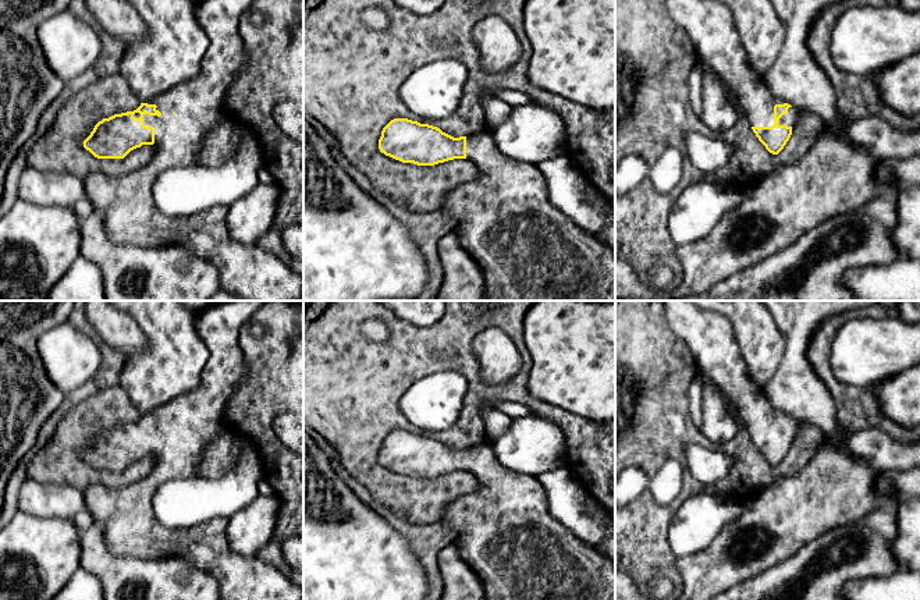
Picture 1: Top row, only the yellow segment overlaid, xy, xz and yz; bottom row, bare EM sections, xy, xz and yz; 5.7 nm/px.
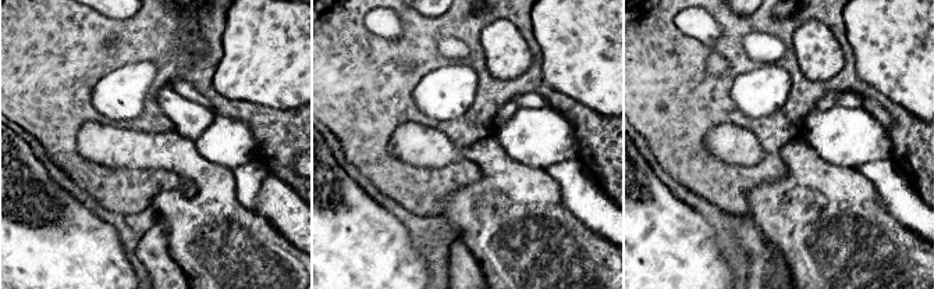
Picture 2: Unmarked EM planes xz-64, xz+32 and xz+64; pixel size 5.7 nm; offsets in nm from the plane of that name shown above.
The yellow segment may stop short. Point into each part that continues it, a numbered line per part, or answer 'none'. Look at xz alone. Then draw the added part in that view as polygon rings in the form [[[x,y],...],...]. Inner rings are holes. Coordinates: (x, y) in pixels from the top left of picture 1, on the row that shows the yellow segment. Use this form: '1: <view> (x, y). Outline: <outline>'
1: xz (528, 249). Outline: [[[489,129],[466,136],[466,160],[476,166],[477,177],[451,189],[445,195],[440,210],[454,220],[461,245],[482,269],[486,301],[615,301],[615,251],[597,235],[583,230],[550,202],[547,181],[539,166],[522,163],[502,155]]]

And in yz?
1: yz (709, 24). Outline: [[[665,0],[665,6],[672,21],[685,31],[706,65],[736,92],[749,124],[772,127],[774,106],[785,102],[771,93],[763,77],[749,63],[729,7],[715,0]]]

